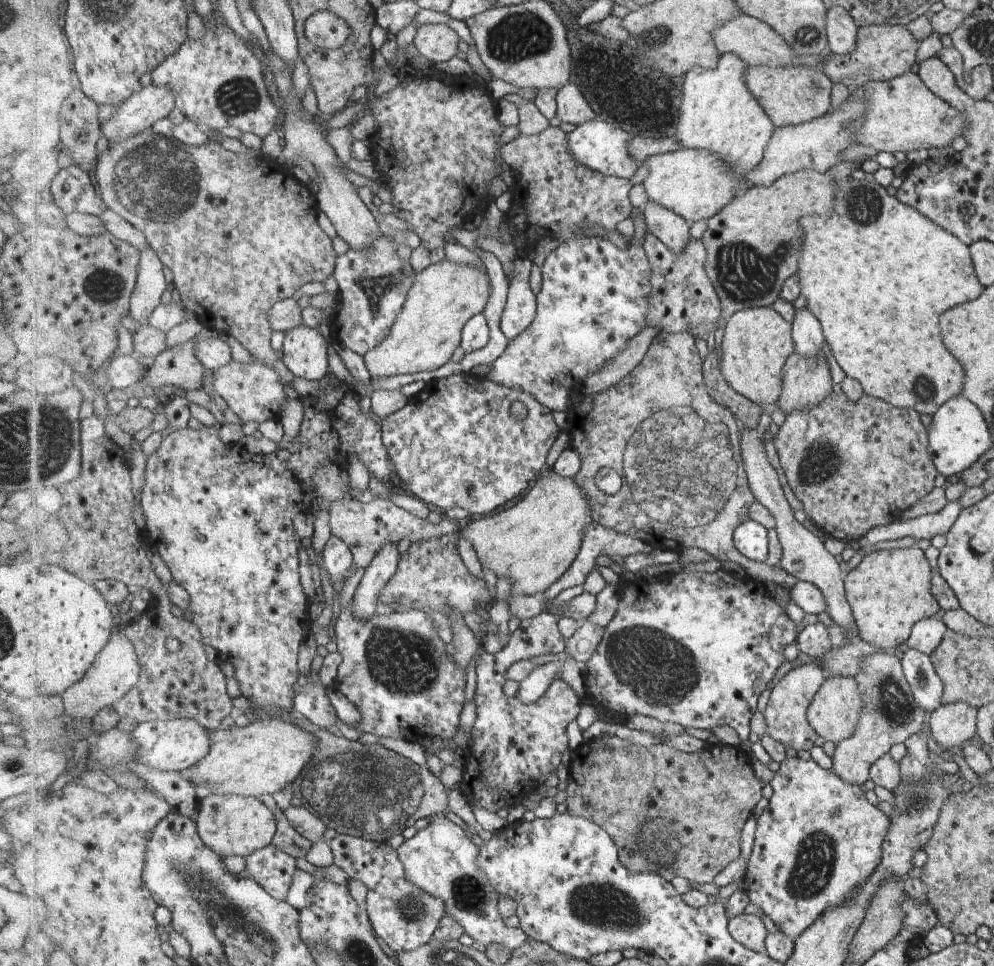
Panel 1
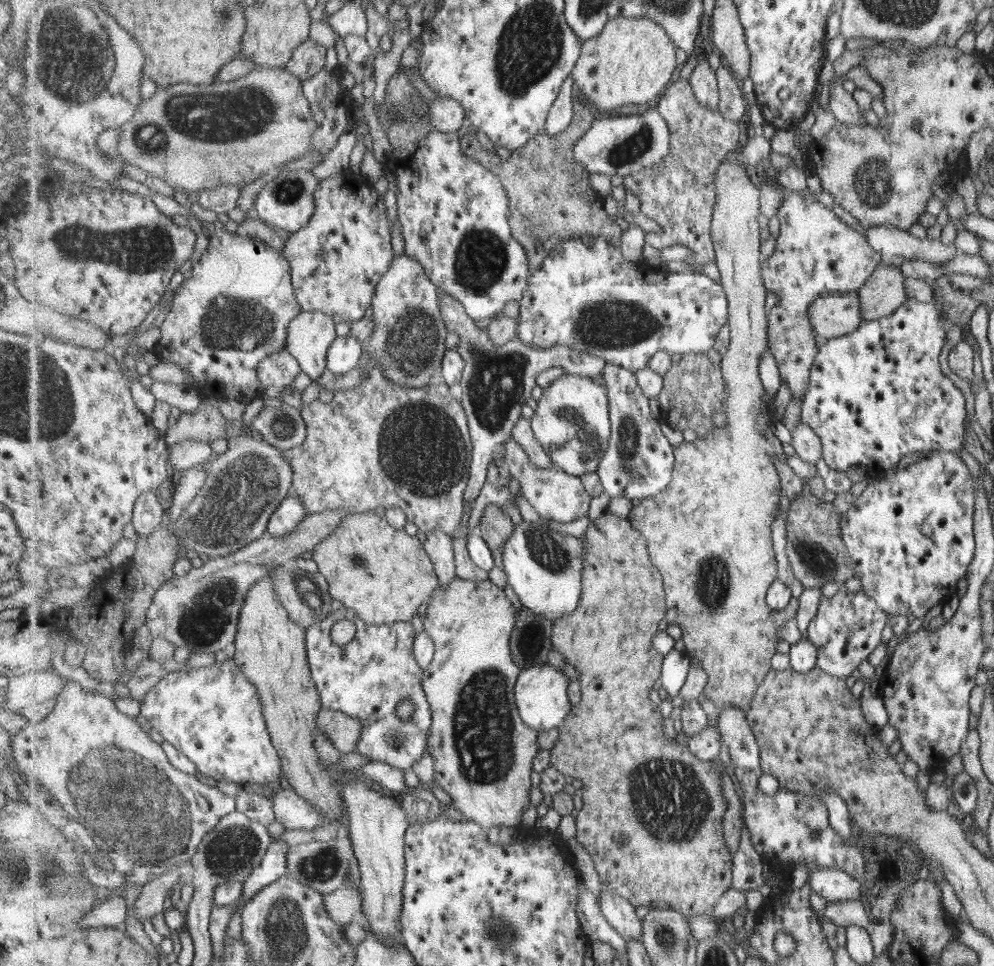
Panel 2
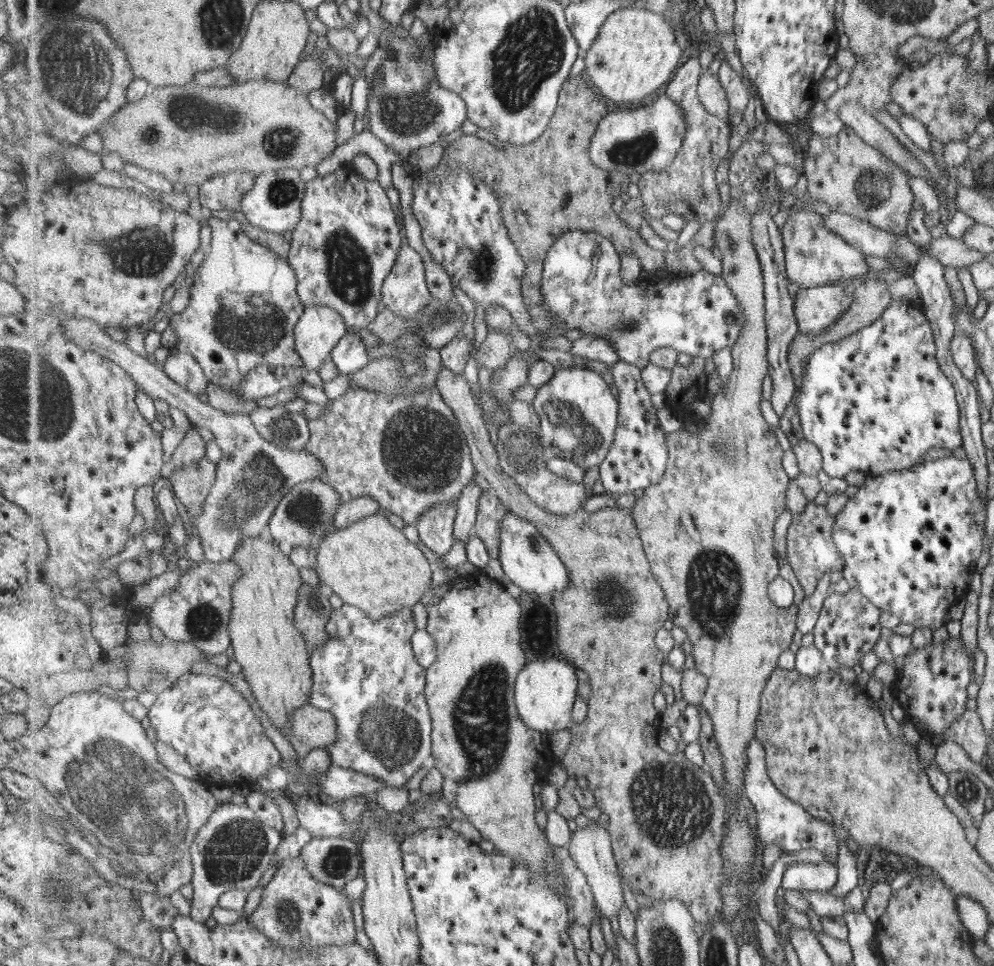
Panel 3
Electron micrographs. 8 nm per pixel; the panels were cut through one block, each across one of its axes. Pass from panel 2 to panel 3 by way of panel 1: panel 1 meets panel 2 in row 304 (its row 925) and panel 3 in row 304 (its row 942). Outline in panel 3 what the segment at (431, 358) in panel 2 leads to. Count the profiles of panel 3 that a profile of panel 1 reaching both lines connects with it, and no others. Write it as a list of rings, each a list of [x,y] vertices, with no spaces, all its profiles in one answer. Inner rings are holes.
[[[404,243],[396,258],[396,265],[385,279],[385,306],[406,319],[418,319],[420,312],[431,302],[427,266],[417,250]]]

